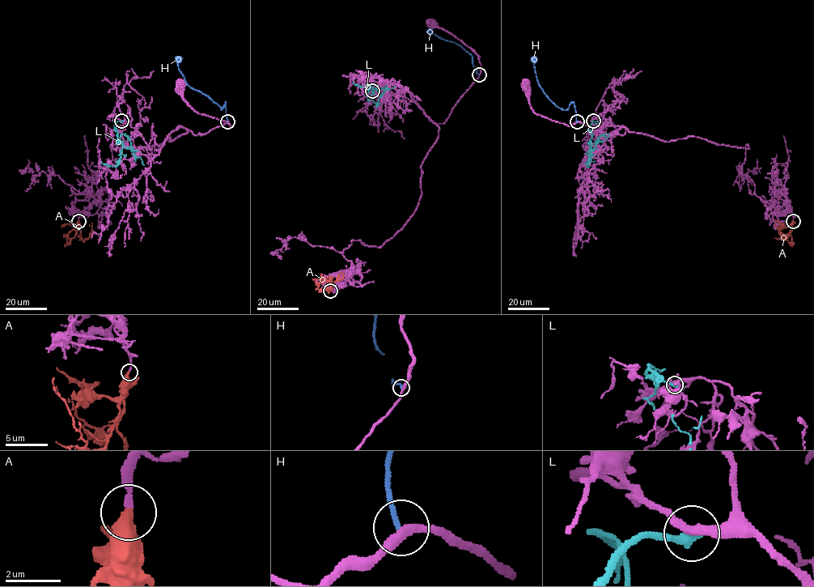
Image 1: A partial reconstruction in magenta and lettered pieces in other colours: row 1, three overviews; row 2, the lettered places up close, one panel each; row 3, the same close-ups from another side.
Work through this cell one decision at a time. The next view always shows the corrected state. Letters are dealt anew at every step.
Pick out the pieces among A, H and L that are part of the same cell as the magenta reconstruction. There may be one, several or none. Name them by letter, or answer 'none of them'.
A

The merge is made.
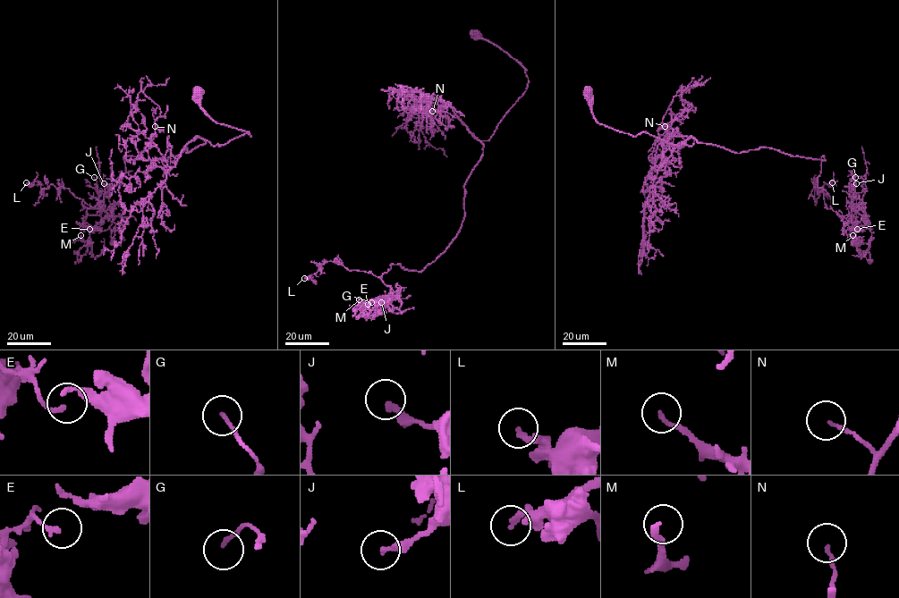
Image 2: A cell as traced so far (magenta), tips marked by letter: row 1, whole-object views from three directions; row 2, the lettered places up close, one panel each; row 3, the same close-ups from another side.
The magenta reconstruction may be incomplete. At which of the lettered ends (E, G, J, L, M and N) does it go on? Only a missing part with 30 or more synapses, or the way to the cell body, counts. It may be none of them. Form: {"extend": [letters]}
{"extend": ["M"]}

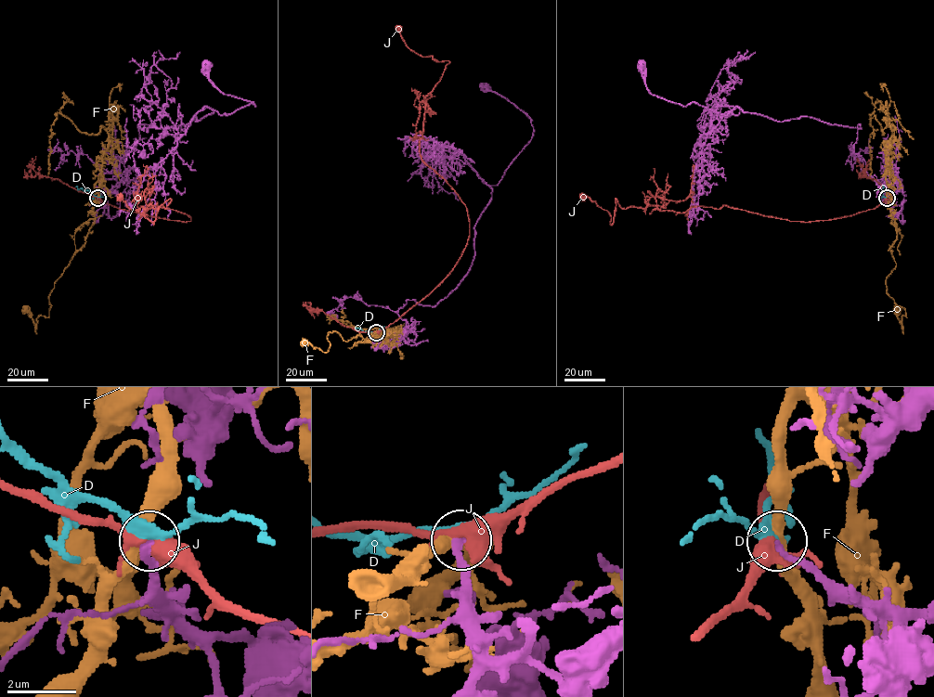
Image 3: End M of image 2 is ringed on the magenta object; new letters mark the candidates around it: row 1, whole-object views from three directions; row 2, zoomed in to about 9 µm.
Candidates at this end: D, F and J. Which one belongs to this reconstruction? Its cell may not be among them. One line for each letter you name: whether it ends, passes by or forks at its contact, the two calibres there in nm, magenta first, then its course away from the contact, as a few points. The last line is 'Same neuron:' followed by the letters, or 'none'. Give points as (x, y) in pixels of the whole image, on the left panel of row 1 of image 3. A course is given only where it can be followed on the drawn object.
D: it passes by | 200/280 nm | via (97, 198), (75, 187)
Same neuron: D

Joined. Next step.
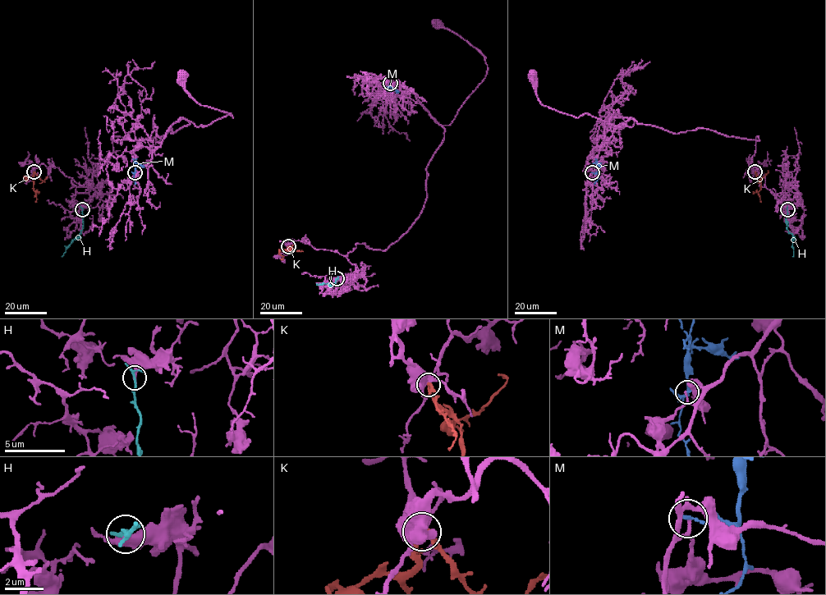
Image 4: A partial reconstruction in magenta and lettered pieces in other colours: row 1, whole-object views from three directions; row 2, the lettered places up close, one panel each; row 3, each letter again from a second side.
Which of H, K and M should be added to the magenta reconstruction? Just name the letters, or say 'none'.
K

